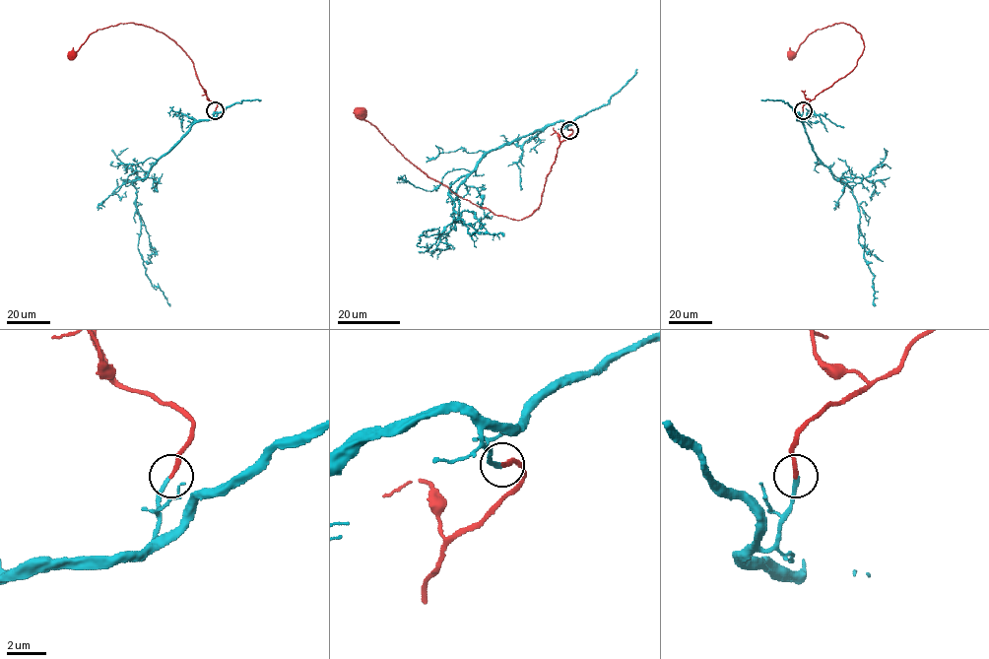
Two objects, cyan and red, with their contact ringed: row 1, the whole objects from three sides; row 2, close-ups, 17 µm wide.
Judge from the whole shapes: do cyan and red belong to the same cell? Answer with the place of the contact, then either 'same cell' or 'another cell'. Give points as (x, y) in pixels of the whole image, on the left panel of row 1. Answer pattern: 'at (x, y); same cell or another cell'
at (215, 110); same cell

